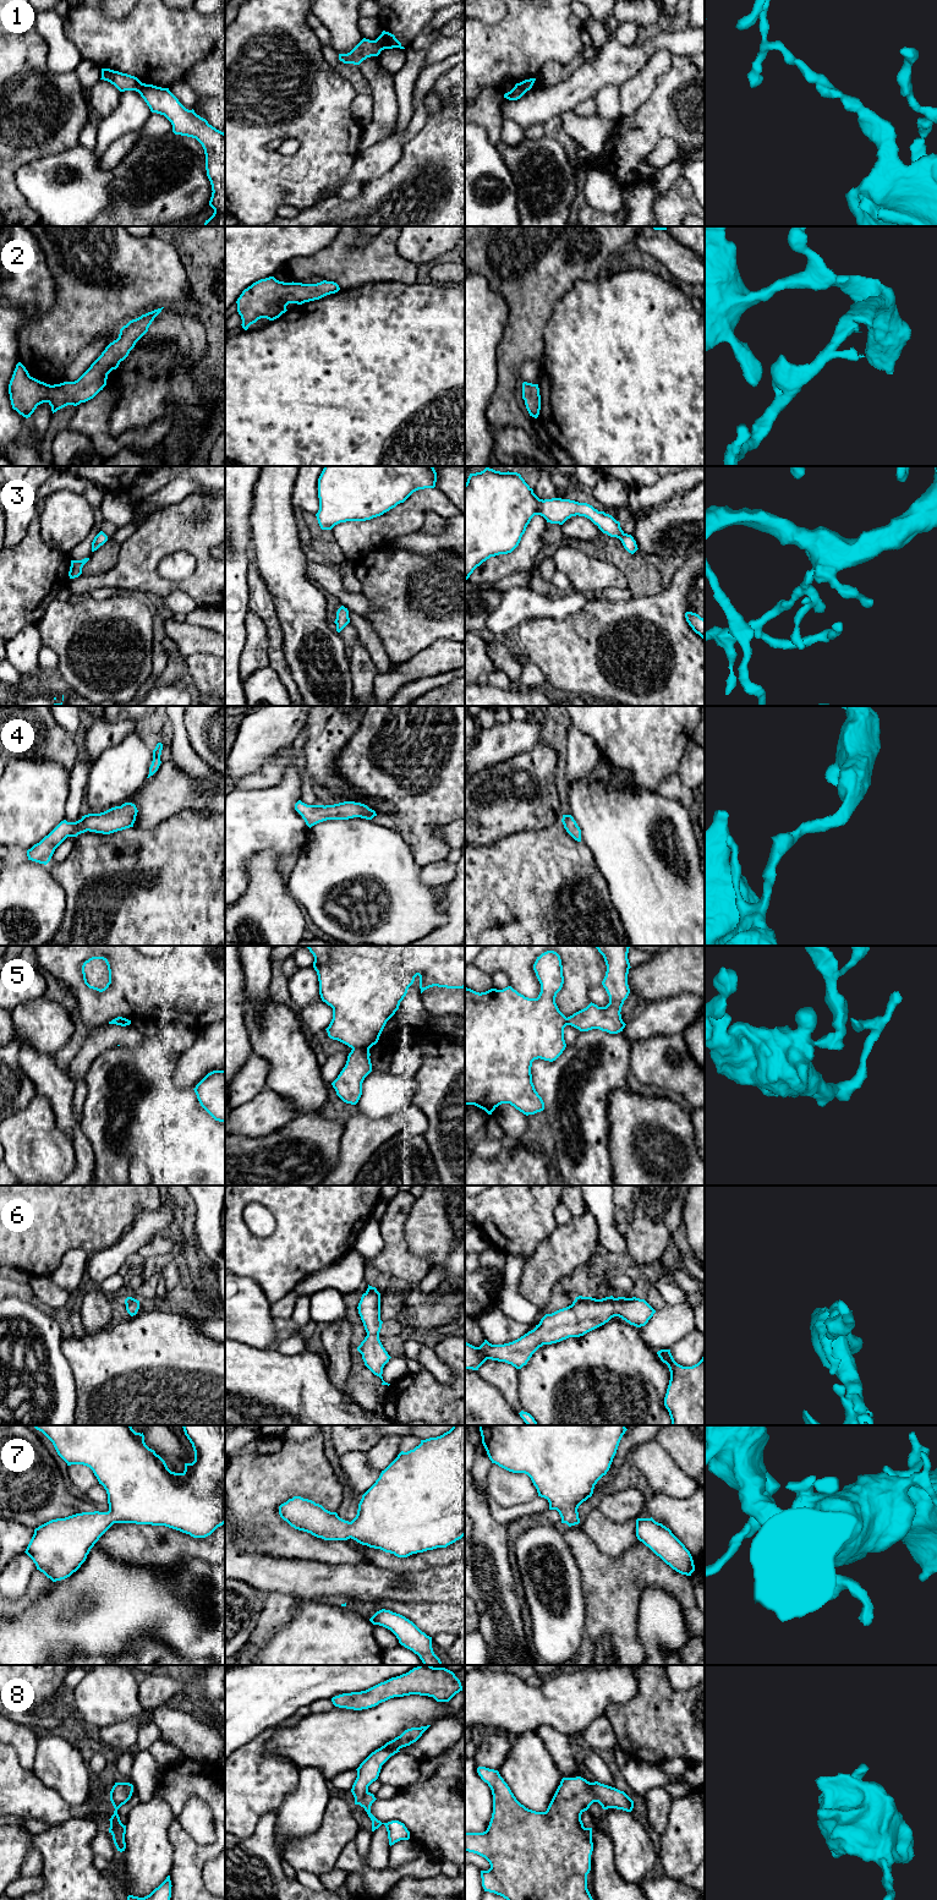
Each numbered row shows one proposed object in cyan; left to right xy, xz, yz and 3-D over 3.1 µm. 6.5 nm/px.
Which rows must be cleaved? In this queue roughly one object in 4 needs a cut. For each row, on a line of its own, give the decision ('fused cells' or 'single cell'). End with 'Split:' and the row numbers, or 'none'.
1: fused cells
2: single cell
3: single cell
4: single cell
5: fused cells
6: single cell
7: single cell
8: single cell
Split: 1, 5

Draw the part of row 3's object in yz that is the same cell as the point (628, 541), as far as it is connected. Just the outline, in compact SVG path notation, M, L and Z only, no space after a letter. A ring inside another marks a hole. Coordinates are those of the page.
M487 466L481 472L470 473L465 483L465 580L491 557L511 553L519 546L535 515L541 515L547 522L559 525L571 516L585 516L603 533L619 538L629 553L634 554L639 549L634 537L625 533L620 522L612 515L598 511L587 503L561 498L539 499L520 473L500 472Z

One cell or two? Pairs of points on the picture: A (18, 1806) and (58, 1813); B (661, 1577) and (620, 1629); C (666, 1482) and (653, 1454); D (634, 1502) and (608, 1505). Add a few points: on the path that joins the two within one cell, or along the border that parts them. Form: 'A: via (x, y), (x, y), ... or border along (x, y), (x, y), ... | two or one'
A: via (28, 1806), (48, 1806) | one
B: via (641, 1575), (635, 1575), (620, 1589), (620, 1609) | one
C: via (663, 1474), (653, 1461) | one
D: via (628, 1504), (614, 1505) | one

